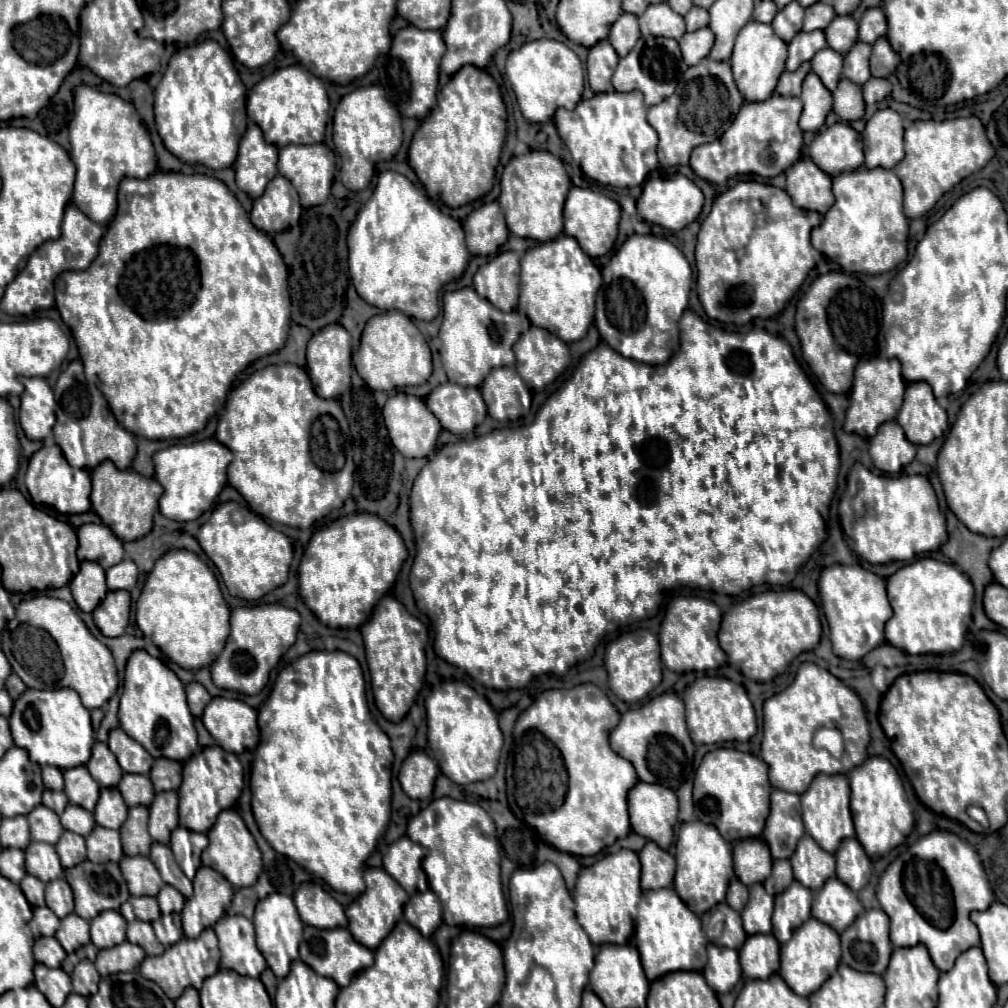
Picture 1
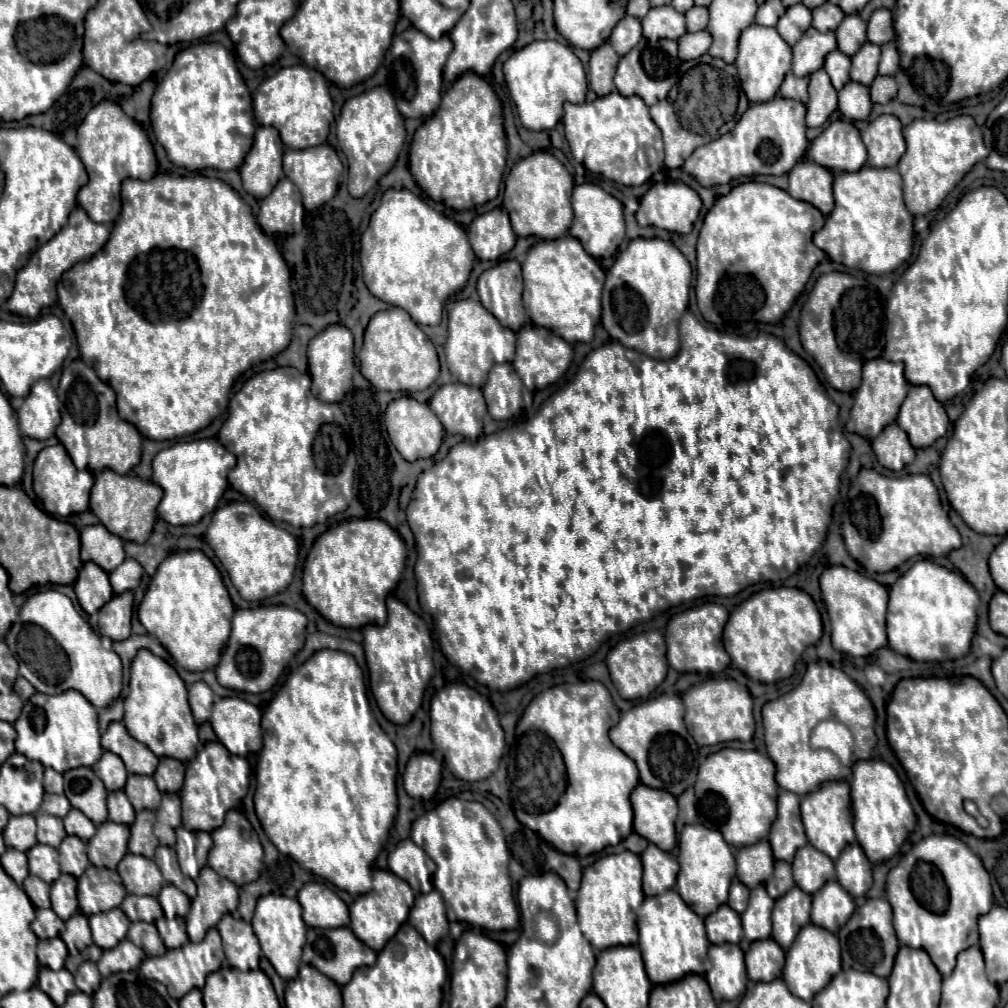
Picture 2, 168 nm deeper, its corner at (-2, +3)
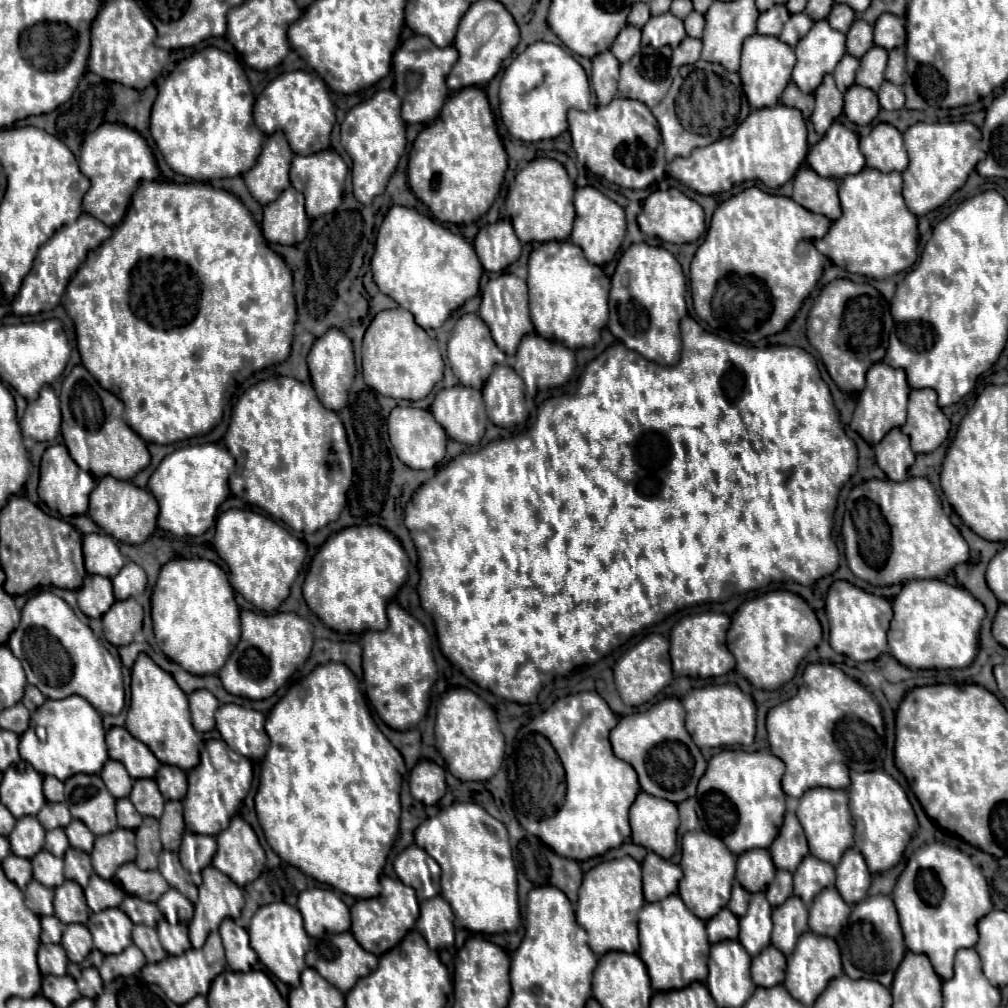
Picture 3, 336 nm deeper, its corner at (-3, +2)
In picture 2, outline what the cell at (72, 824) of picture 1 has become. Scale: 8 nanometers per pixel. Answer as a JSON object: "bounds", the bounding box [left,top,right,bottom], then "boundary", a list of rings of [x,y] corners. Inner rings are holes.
{"bounds":[64,809,96,841],"boundary":[[[78,809],[68,811],[68,815],[64,817],[64,827],[66,827],[68,835],[76,835],[76,837],[80,837],[84,841],[88,841],[96,833],[94,823]]]}

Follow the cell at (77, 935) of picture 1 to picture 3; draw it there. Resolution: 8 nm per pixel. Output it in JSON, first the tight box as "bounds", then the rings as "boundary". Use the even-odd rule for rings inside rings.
{"bounds":[61,924,93,962],"boundary":[[[69,924],[63,932],[61,946],[65,948],[71,962],[81,962],[93,950],[93,940],[83,924]]]}

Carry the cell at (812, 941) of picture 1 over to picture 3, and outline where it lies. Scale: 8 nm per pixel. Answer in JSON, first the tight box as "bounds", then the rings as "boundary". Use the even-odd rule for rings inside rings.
{"bounds":[783,932,843,1006],"boundary":[[[805,932],[799,938],[793,954],[787,958],[787,978],[783,984],[785,984],[785,988],[789,988],[789,994],[795,1000],[801,1000],[801,1004],[811,1006],[817,1000],[817,996],[825,990],[829,980],[837,978],[841,974],[843,974],[841,954],[839,954],[835,940],[827,938],[827,936],[817,936],[813,932]]]}

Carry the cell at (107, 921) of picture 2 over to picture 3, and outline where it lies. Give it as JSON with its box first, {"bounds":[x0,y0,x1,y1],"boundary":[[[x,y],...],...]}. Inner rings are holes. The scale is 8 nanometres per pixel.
{"bounds":[87,908,133,954],"boundary":[[[107,908],[89,916],[87,928],[93,936],[93,944],[103,954],[123,952],[131,944],[133,922],[119,908]]]}

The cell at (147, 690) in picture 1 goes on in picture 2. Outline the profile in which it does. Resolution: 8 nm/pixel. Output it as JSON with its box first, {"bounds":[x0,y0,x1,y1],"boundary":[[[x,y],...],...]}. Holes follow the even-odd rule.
{"bounds":[124,649,198,761],"boundary":[[[140,649],[132,661],[128,695],[124,699],[124,725],[136,741],[148,745],[158,757],[188,761],[196,755],[198,725],[188,705],[186,683],[178,677],[172,665],[148,649]]]}

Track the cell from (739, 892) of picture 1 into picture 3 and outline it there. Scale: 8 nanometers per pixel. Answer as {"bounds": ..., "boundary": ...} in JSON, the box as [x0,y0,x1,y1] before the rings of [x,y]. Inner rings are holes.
{"bounds":[729,884,749,916],"boundary":[[[733,884],[733,892],[731,892],[731,900],[729,900],[729,910],[735,916],[743,916],[747,912],[747,904],[749,904],[749,892],[745,892],[745,888],[741,888],[741,884]]]}

